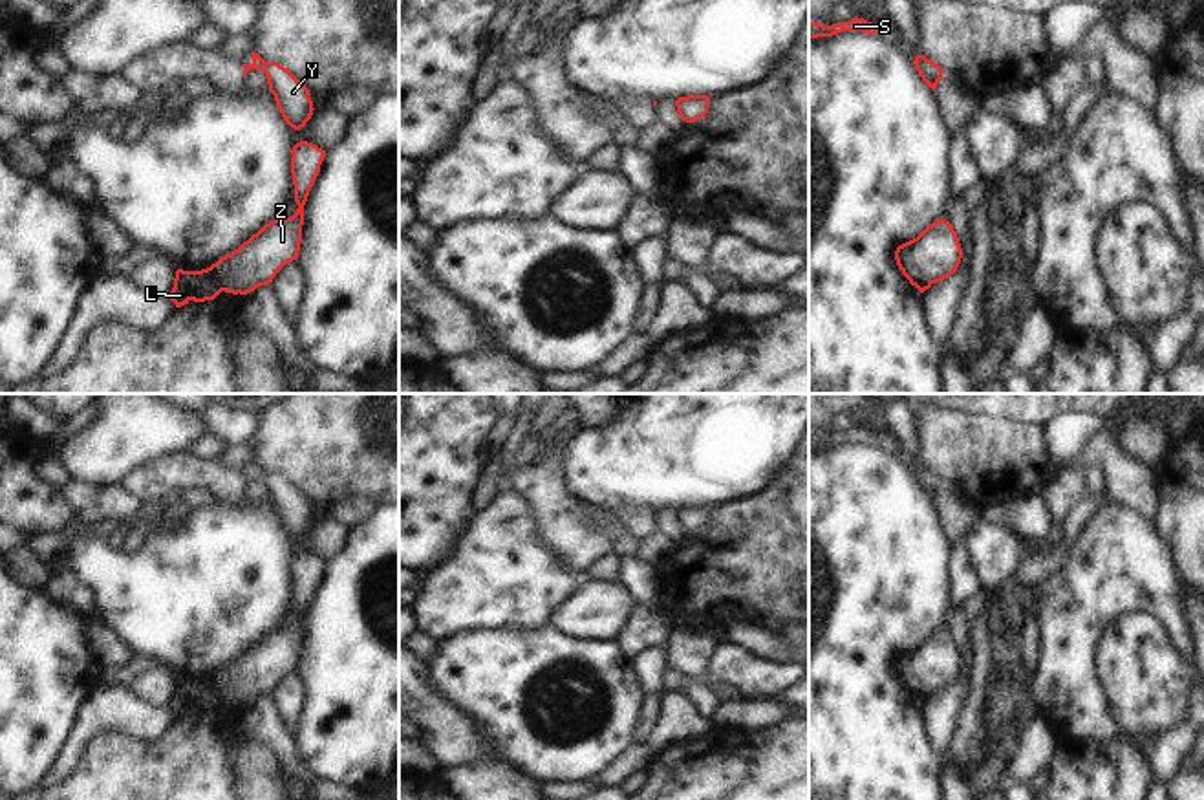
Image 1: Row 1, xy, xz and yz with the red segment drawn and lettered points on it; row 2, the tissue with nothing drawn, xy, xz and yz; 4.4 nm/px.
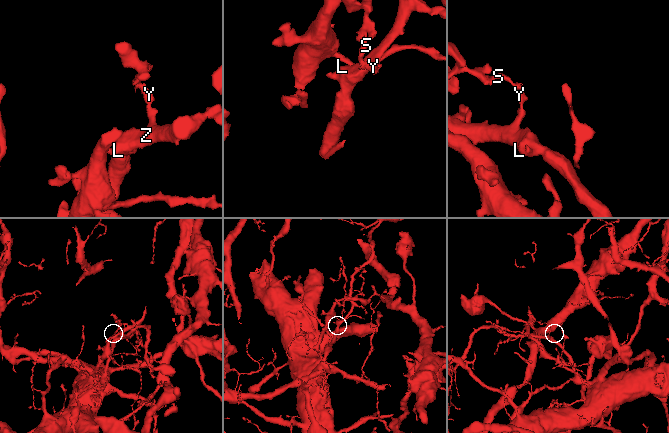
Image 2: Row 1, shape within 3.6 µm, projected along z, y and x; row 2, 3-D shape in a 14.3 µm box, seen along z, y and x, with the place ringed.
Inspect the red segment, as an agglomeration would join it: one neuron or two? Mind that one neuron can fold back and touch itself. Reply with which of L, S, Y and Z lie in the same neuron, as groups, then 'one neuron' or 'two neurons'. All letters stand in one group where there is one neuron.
groups L Y Z / S; two neurons

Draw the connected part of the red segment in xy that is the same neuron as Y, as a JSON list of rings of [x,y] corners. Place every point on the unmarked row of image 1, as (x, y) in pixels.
[[[267,472],[263,483],[284,531],[295,540],[304,538],[315,520],[306,494],[278,472]]]

